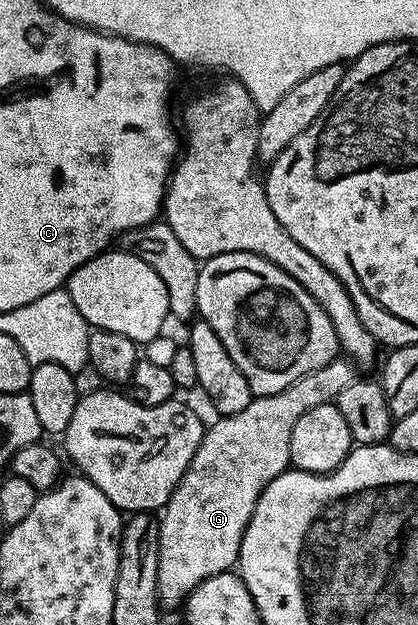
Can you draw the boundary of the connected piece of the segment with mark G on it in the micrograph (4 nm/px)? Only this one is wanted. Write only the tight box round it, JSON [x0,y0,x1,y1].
[157,357,355,608]

